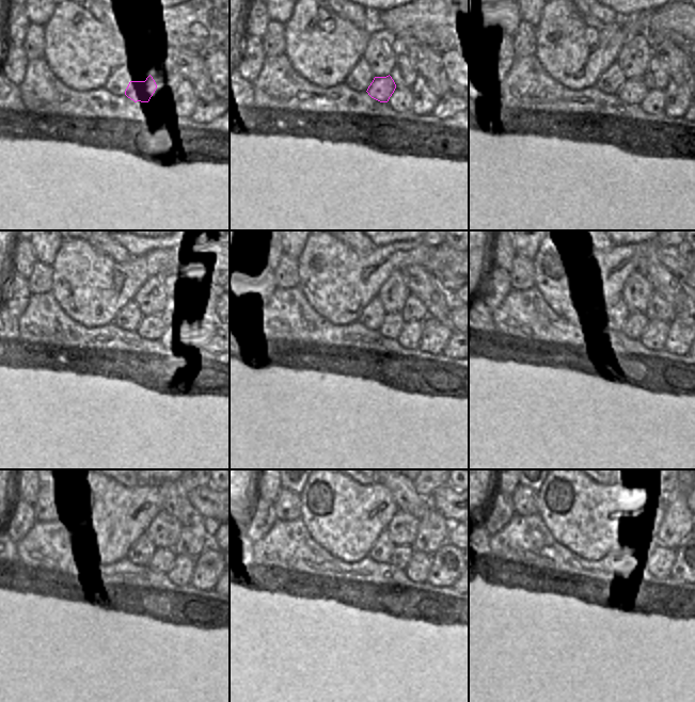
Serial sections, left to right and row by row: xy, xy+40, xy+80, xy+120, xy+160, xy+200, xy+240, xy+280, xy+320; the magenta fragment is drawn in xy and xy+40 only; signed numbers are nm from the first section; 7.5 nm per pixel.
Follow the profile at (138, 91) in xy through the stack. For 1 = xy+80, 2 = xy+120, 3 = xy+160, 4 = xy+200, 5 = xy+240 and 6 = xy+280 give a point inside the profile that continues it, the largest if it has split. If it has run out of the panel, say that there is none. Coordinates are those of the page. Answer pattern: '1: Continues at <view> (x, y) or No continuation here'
1: Continues at xy+80 (633, 91)
2: Continues at xy+120 (153, 326)
3: Continues at xy+160 (393, 323)
4: Continues at xy+200 (636, 322)
5: Continues at xy+240 (162, 559)
6: Continues at xy+280 (403, 554).

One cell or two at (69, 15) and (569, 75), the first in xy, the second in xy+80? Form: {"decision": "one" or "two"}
{"decision": "one"}

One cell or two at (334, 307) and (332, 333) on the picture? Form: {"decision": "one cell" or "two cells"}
{"decision": "two cells"}

